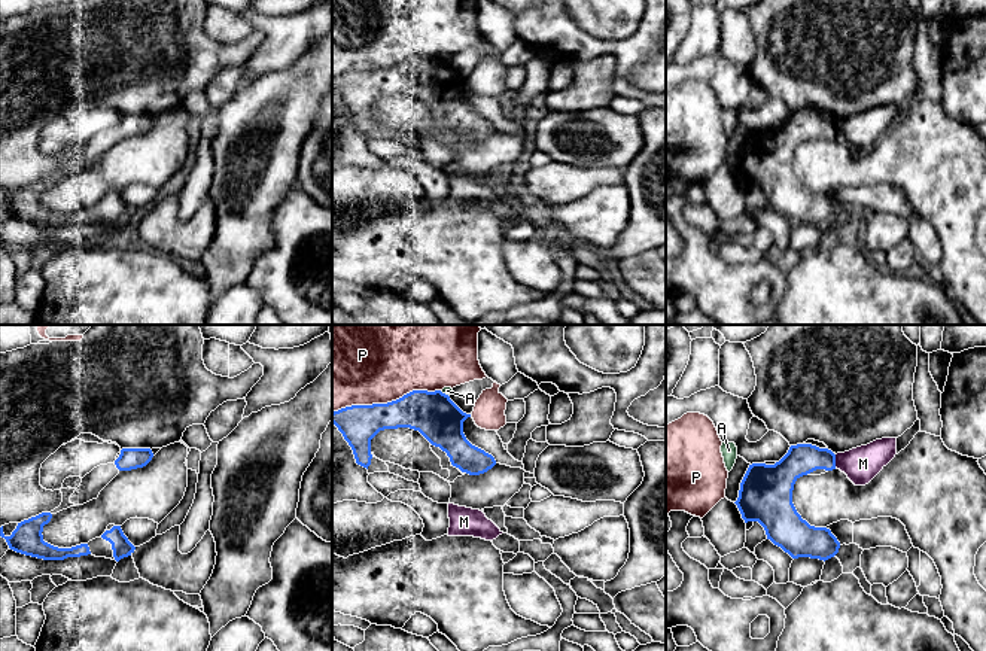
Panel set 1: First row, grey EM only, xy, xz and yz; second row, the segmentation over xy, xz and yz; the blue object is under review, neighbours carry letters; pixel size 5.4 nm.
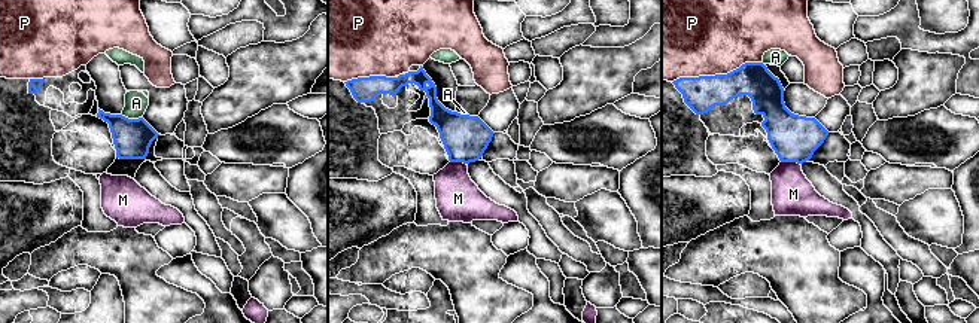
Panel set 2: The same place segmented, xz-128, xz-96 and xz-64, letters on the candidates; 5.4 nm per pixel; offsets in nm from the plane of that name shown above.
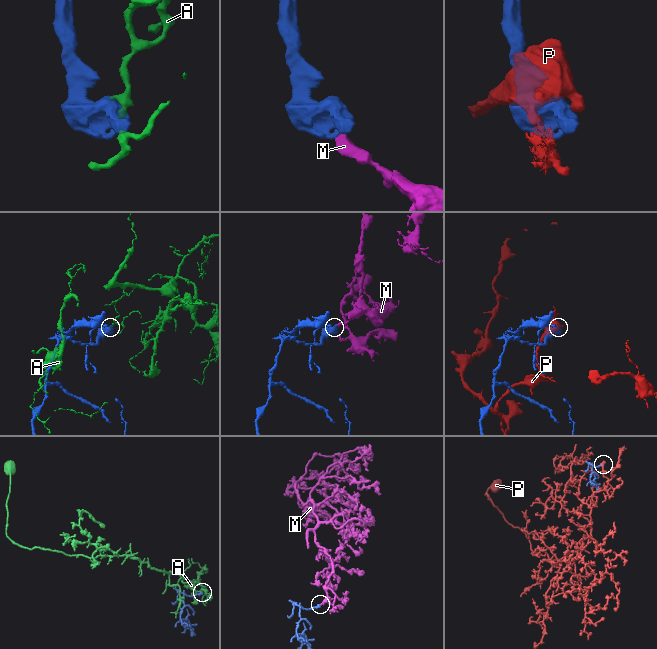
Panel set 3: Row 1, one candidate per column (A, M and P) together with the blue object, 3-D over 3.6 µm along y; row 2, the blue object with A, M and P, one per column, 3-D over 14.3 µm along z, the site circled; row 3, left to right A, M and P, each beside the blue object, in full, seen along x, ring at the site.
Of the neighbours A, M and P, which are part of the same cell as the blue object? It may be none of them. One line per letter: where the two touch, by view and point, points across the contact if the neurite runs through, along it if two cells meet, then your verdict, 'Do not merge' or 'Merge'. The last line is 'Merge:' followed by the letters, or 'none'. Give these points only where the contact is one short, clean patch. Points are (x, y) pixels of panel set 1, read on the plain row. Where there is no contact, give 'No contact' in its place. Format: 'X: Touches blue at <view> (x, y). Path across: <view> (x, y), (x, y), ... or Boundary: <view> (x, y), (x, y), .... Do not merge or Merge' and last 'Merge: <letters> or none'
A: Touches blue at xz (444, 60). Do not merge
M: Touches blue at yz (834, 127). Boundary: yz (834, 121), (836, 133). Do not merge
P: Touches blue at xz (387, 69). Do not merge
Merge: none

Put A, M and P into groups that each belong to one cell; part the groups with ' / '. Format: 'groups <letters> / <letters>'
groups A / M / P

